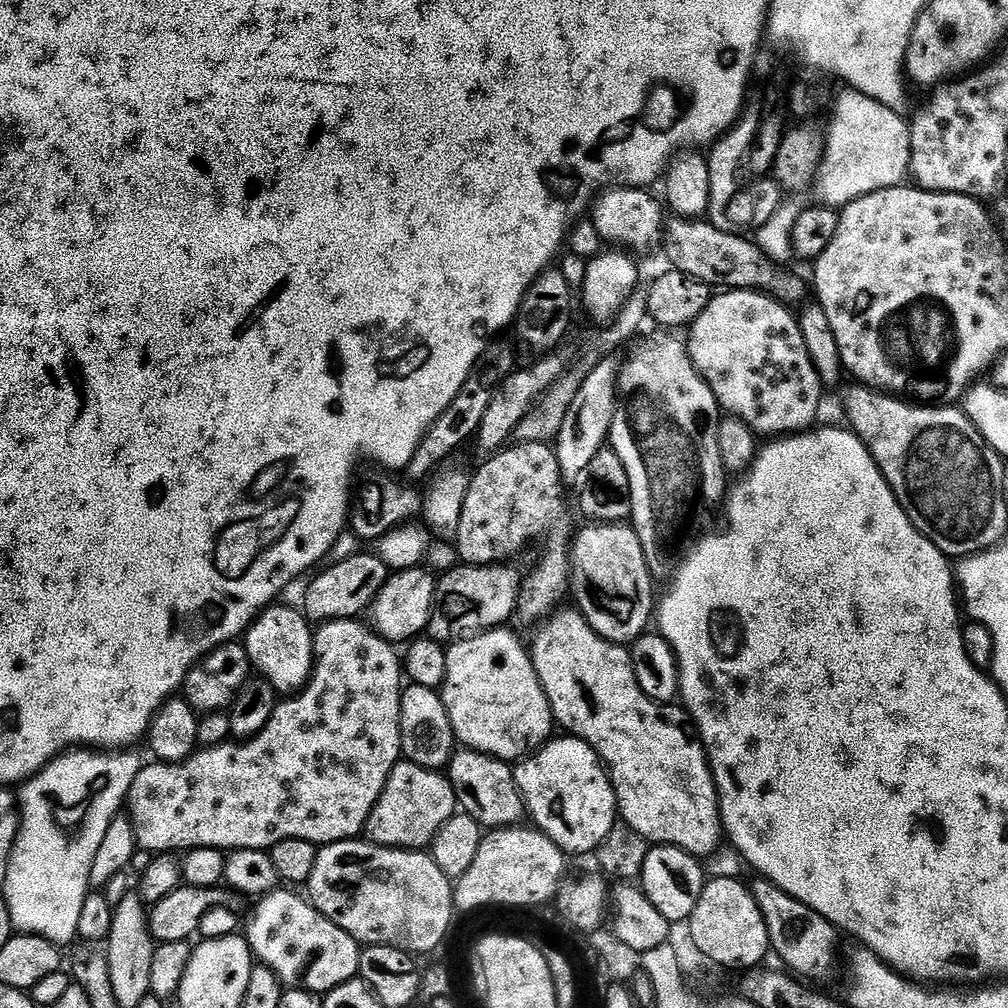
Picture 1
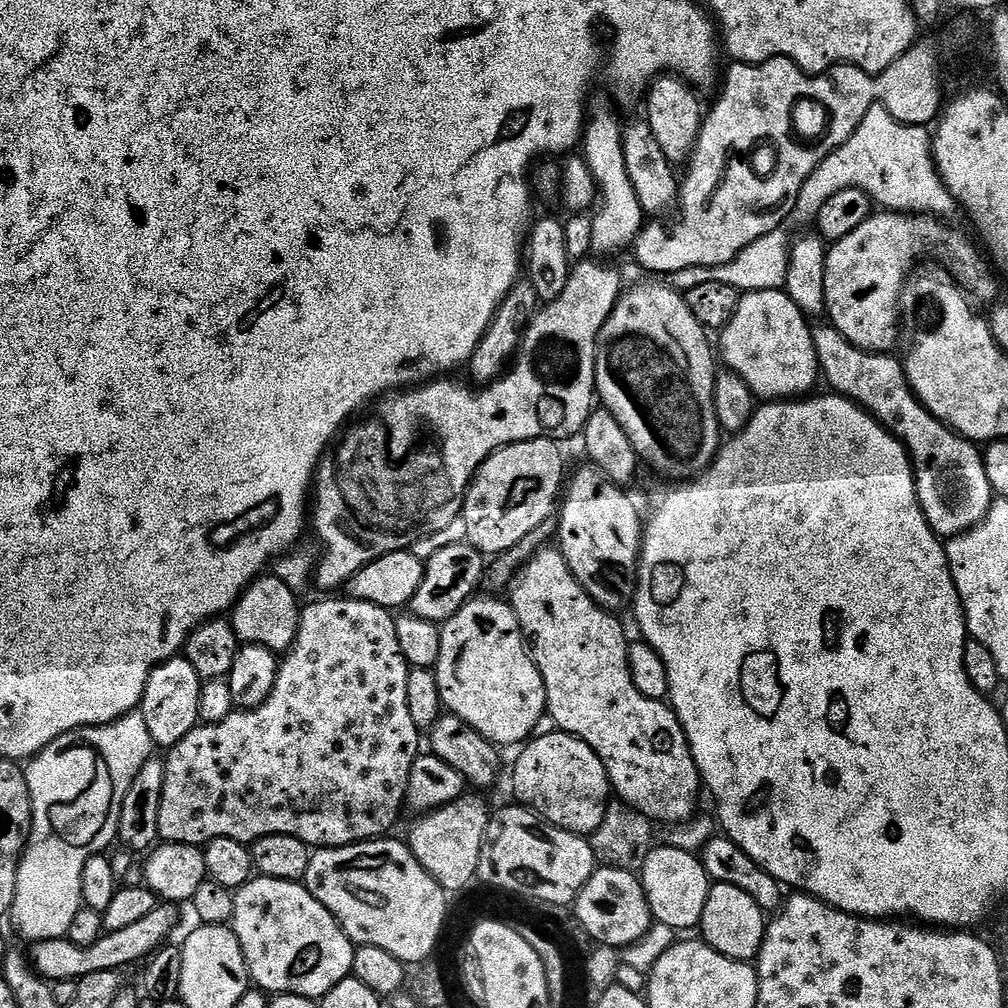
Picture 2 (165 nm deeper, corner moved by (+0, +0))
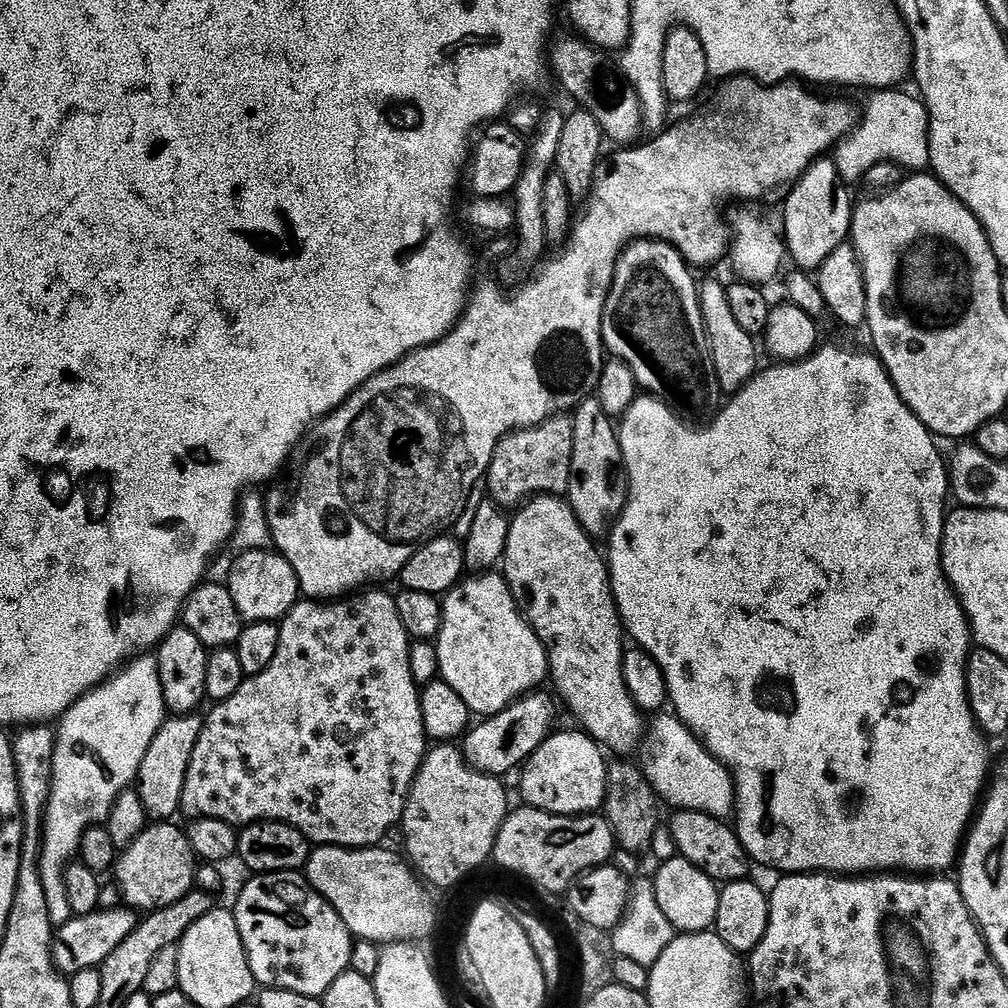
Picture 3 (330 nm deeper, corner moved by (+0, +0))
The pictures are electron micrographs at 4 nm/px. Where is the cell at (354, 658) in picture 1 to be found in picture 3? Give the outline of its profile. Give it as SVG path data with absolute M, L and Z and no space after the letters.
M376 590L349 595L346 602L317 602L312 598L304 598L279 621L277 652L268 668L257 676L247 677L235 694L219 701L213 707L216 709L204 720L204 729L194 746L194 754L190 754L190 766L186 770L186 782L182 786L180 812L183 815L201 820L221 820L233 826L256 824L259 820L277 820L297 828L313 845L333 848L370 848L379 845L383 841L380 839L395 824L397 827L401 823L408 792L429 751L430 741L424 733L422 722L421 689L410 670L410 637L406 626L402 626L402 618L398 618L396 597L372 591Z

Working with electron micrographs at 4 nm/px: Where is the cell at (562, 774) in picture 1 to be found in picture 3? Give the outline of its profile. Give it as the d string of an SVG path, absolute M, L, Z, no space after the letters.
M580 730L575 731L557 731L549 735L544 744L538 746L536 753L522 765L519 773L520 792L527 807L555 816L583 816L599 813L603 809L609 761L604 760L601 745L591 736Z

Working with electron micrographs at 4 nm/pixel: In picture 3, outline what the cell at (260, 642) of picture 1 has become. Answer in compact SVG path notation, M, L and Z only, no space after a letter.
M263 548L253 552L240 552L228 572L226 583L238 614L248 624L279 622L301 599L300 583L294 574L294 566L279 551Z

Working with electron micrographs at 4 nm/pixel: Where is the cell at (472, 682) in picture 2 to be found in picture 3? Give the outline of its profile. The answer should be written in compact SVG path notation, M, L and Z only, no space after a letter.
M489 570L461 579L460 583L443 597L442 603L444 621L440 634L434 641L440 663L438 676L450 686L454 686L454 690L458 690L458 698L462 698L462 702L466 702L468 709L477 717L492 716L504 708L509 708L515 700L539 689L543 685L540 683L549 679L548 651L528 623L525 613L518 607L512 587L499 571Z

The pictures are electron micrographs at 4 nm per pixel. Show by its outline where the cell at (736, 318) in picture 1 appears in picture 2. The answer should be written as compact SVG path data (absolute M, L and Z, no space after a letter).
M775 288L743 293L730 322L724 325L719 336L718 352L722 360L724 355L728 363L725 364L727 371L739 374L742 382L750 386L757 401L787 402L793 398L807 397L813 391L811 388L815 386L816 379L821 379L820 359L816 357L816 343L812 337L809 317L800 312L798 306L794 306L787 291Z

